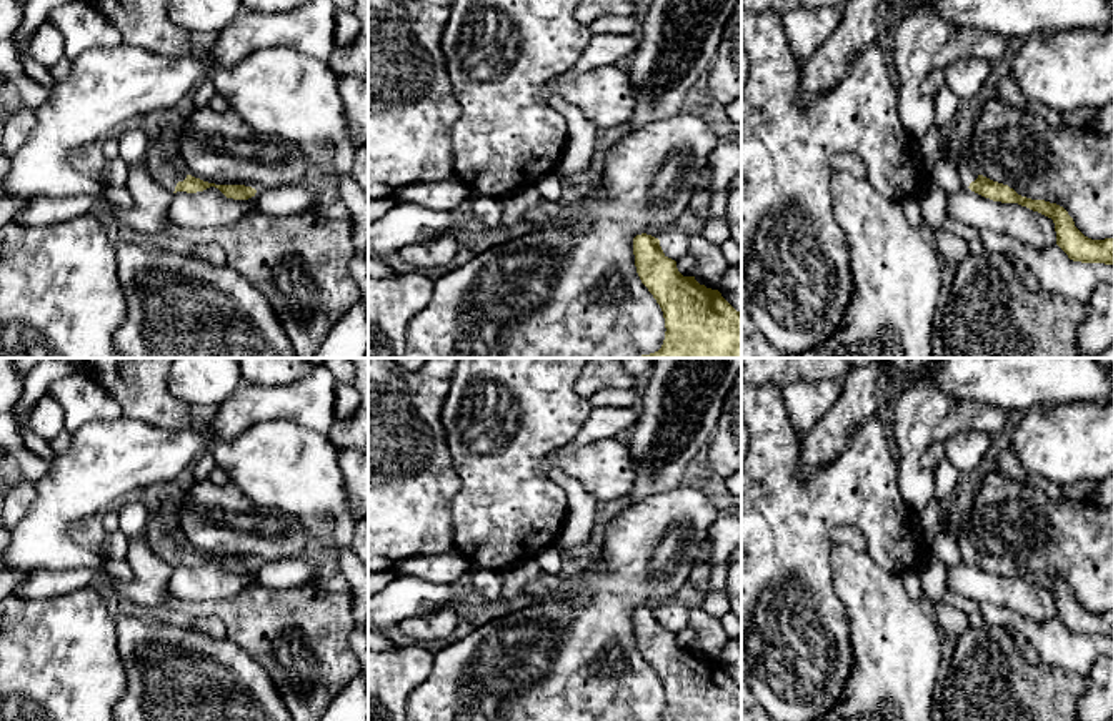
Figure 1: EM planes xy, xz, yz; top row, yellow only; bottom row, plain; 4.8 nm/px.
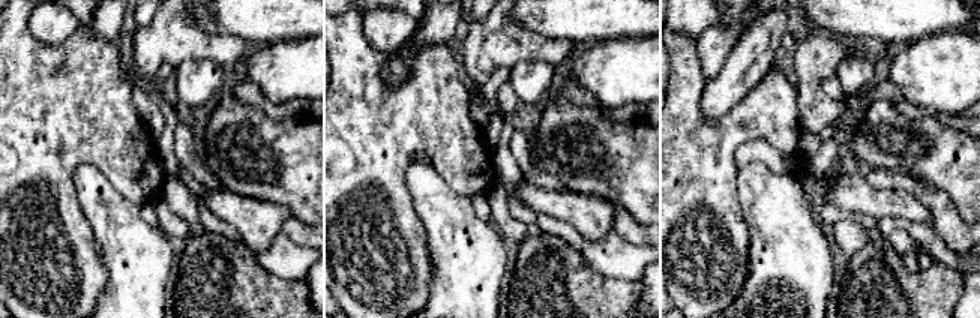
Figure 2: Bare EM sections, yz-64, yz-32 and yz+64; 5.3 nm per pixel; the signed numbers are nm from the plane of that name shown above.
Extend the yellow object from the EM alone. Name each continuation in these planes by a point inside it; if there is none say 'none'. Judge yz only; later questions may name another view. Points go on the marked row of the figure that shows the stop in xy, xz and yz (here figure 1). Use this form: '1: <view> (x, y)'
1: yz (958, 155)

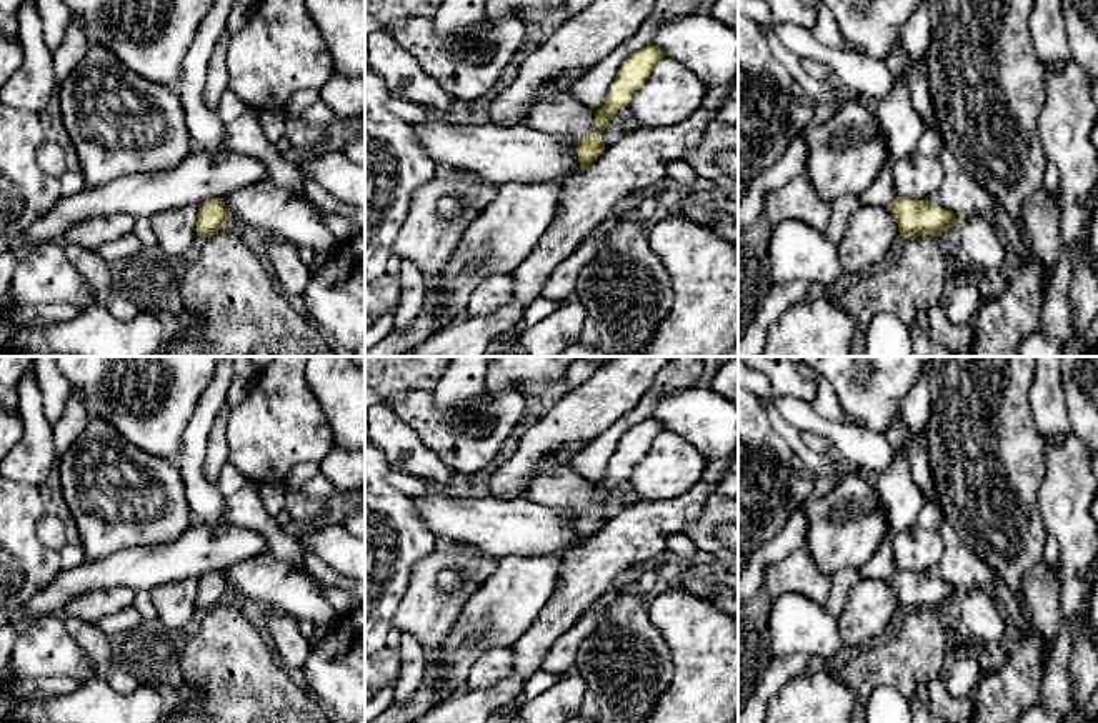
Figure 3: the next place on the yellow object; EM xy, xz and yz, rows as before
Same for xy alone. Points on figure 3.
none

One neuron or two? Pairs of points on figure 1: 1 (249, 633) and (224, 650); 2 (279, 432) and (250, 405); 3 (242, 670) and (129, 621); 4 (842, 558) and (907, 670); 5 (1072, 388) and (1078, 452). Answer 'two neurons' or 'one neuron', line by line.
1: two neurons
2: two neurons
3: one neuron
4: one neuron
5: two neurons

